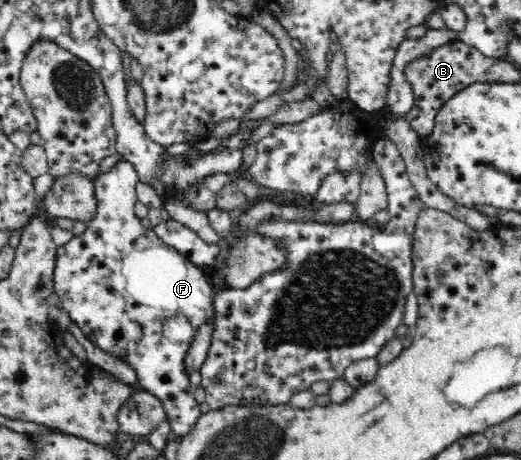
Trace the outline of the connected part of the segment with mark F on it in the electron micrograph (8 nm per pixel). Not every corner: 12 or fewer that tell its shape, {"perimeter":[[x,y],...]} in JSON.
{"perimeter":[[123,158],[95,180],[54,291],[85,338],[159,398],[172,436],[201,415],[163,335],[215,315],[208,271],[135,216]]}

